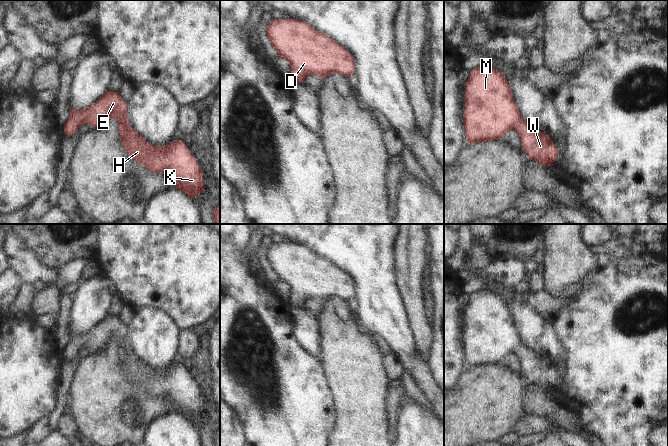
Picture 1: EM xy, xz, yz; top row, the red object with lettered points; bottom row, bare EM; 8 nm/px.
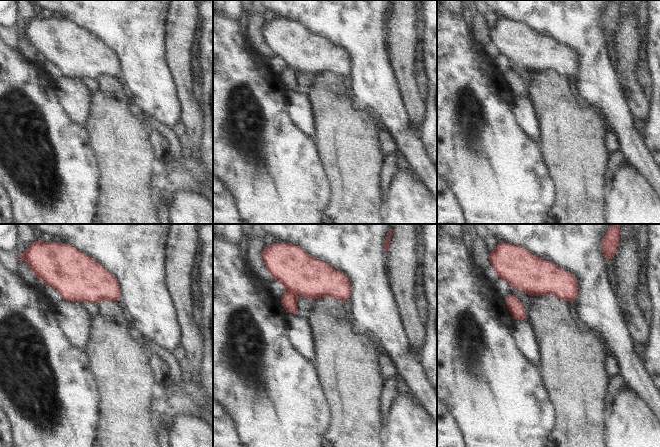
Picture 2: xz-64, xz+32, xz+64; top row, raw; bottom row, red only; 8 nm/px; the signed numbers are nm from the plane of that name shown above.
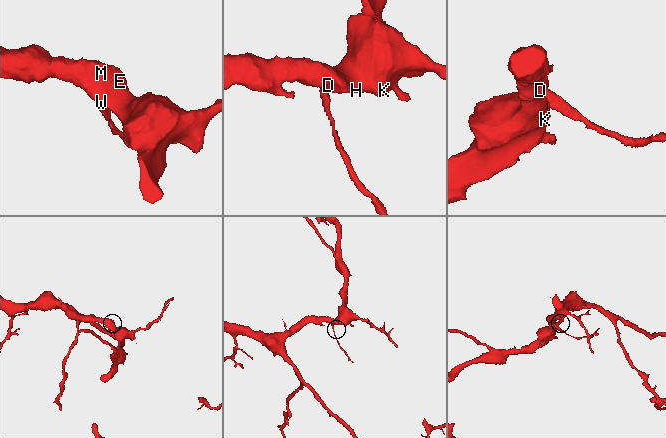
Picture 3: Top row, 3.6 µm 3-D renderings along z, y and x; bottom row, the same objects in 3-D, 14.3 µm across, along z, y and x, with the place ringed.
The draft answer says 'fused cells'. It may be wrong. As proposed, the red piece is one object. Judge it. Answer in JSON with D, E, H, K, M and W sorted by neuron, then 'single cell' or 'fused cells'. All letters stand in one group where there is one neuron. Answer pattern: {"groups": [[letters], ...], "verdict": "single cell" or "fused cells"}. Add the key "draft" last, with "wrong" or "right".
{"groups": [["D", "E", "H", "K", "M", "W"]], "verdict": "single cell", "draft": "wrong"}

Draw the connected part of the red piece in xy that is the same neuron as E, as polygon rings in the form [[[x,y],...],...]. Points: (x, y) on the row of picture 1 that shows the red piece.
[[[105,92],[94,104],[86,110],[72,110],[69,107],[70,115],[62,127],[65,136],[73,136],[81,124],[88,123],[93,128],[103,126],[110,118],[118,122],[120,141],[126,153],[134,160],[143,164],[152,173],[163,173],[173,179],[176,183],[173,189],[181,190],[195,201],[195,196],[206,191],[203,185],[203,169],[197,163],[187,145],[181,138],[165,146],[154,146],[148,143],[130,125],[127,118],[127,102],[125,102],[118,92]]]

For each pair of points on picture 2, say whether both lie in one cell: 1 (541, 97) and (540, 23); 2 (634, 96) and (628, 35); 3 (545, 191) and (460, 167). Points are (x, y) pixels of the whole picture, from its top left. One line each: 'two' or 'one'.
1: two
2: one
3: one

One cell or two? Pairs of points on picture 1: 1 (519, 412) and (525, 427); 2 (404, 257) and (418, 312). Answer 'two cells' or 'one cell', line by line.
1: two cells
2: one cell

